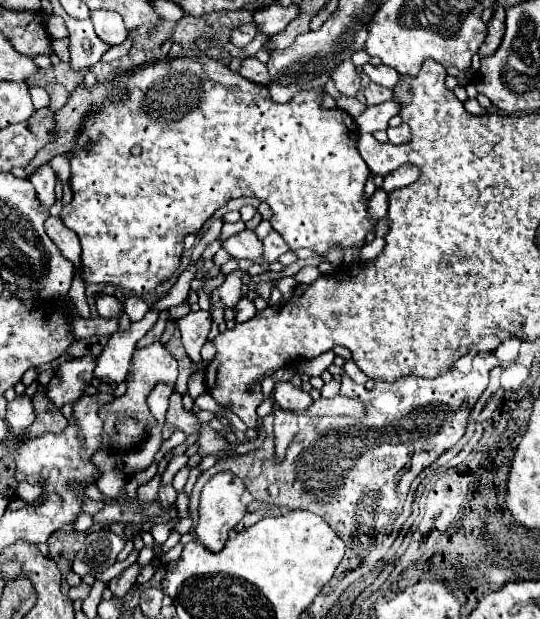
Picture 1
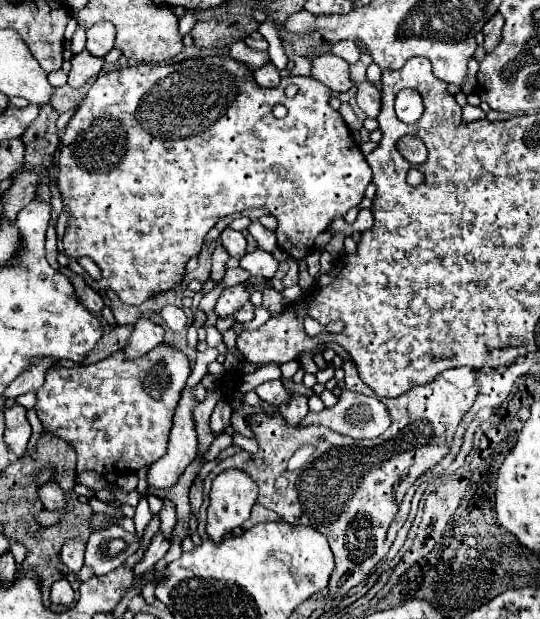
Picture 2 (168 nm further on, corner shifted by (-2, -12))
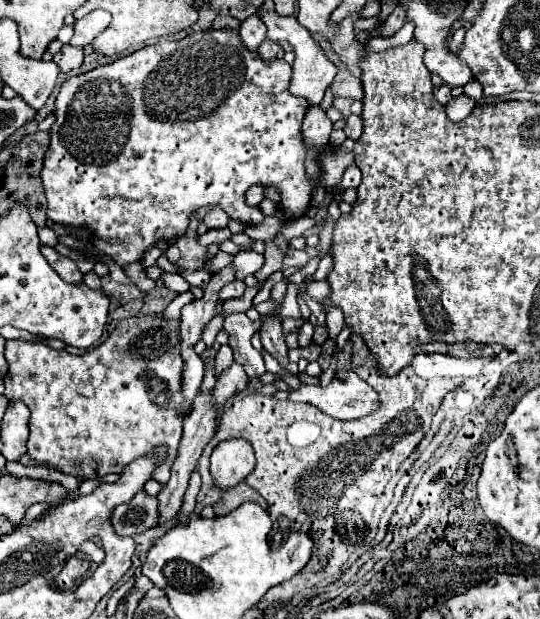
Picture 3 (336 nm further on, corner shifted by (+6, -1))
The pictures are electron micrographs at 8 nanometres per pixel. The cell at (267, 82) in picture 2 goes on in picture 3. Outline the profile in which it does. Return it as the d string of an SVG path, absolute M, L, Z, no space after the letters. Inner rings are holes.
M266 39L266 41L260 45L258 53L260 53L260 57L262 57L264 61L270 61L270 59L274 59L274 57L282 59L282 55L284 55L284 49L280 47L280 43L278 43L278 41Z

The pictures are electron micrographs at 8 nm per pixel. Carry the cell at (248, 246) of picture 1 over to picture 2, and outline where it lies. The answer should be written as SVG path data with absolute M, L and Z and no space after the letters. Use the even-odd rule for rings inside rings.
M224 230L220 236L222 236L222 246L230 254L230 258L240 260L240 258L246 256L246 238L242 236L242 232Z

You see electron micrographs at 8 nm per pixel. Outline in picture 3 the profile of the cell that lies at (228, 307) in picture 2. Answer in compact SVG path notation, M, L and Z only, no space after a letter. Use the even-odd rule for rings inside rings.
M250 249L234 255L234 265L236 265L236 279L244 279L246 275L256 273L264 265L264 255Z

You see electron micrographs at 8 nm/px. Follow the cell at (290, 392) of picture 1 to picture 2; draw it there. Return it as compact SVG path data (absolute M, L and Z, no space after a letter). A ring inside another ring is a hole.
M272 380L272 382L264 382L256 388L256 394L264 400L264 402L270 402L274 404L276 408L280 404L286 404L290 400L290 392L284 388L282 380Z

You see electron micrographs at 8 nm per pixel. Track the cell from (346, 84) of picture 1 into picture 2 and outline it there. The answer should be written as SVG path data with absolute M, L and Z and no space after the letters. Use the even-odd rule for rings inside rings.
M324 54L312 60L314 68L312 68L312 78L320 80L322 84L326 84L332 92L340 94L340 92L348 92L352 88L352 80L350 80L350 66L346 64L346 60L334 56L334 54Z

